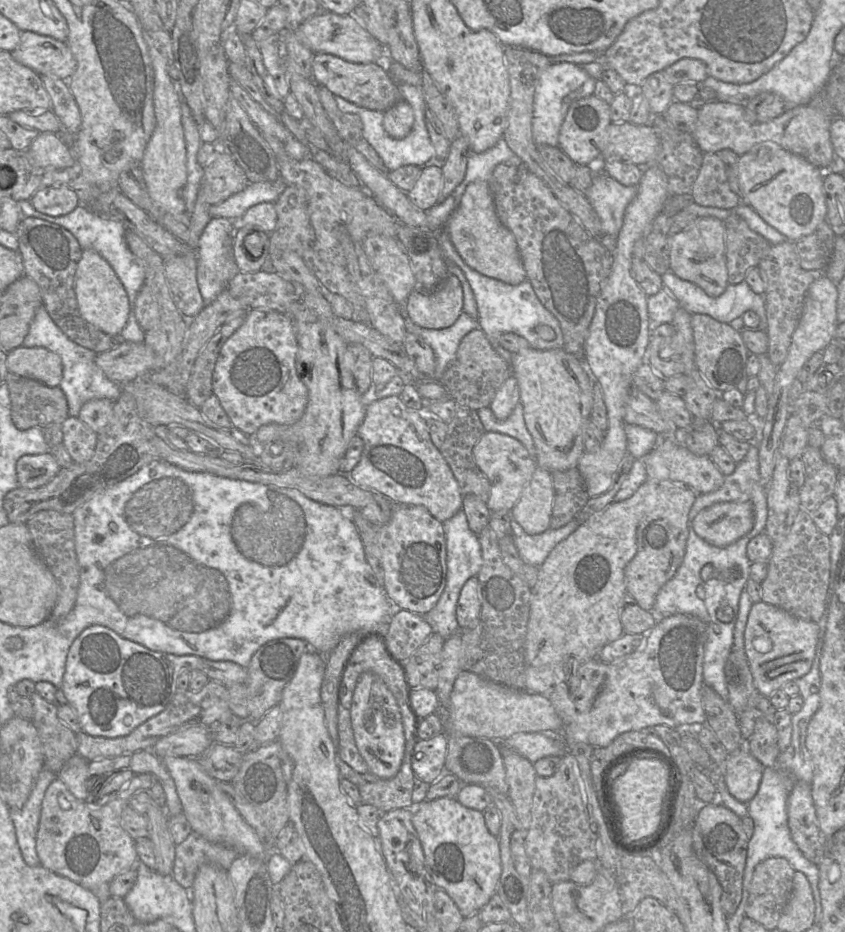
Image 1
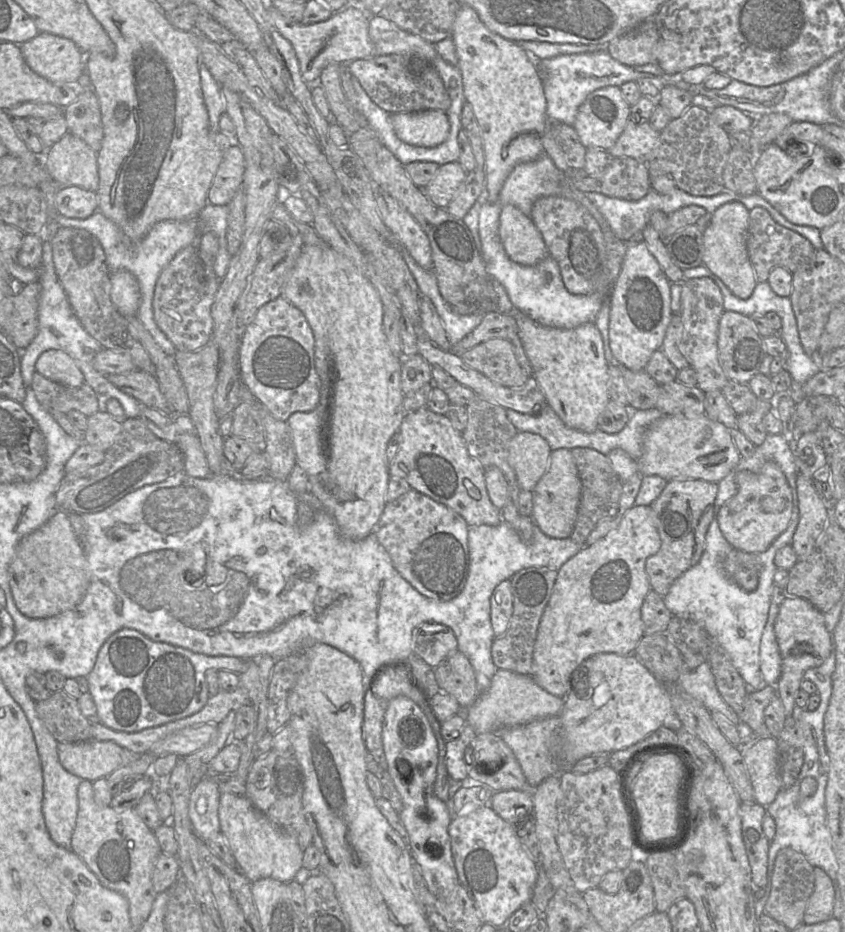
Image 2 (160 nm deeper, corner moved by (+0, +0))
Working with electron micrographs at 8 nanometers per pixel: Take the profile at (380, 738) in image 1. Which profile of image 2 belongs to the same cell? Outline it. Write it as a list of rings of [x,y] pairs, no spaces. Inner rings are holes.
[[[396,697],[389,702],[385,712],[382,742],[388,772],[403,800],[399,816],[409,835],[414,862],[421,867],[429,891],[438,898],[446,898],[459,882],[448,833],[453,815],[447,803],[431,790],[439,762],[433,728],[419,706],[408,698]]]

